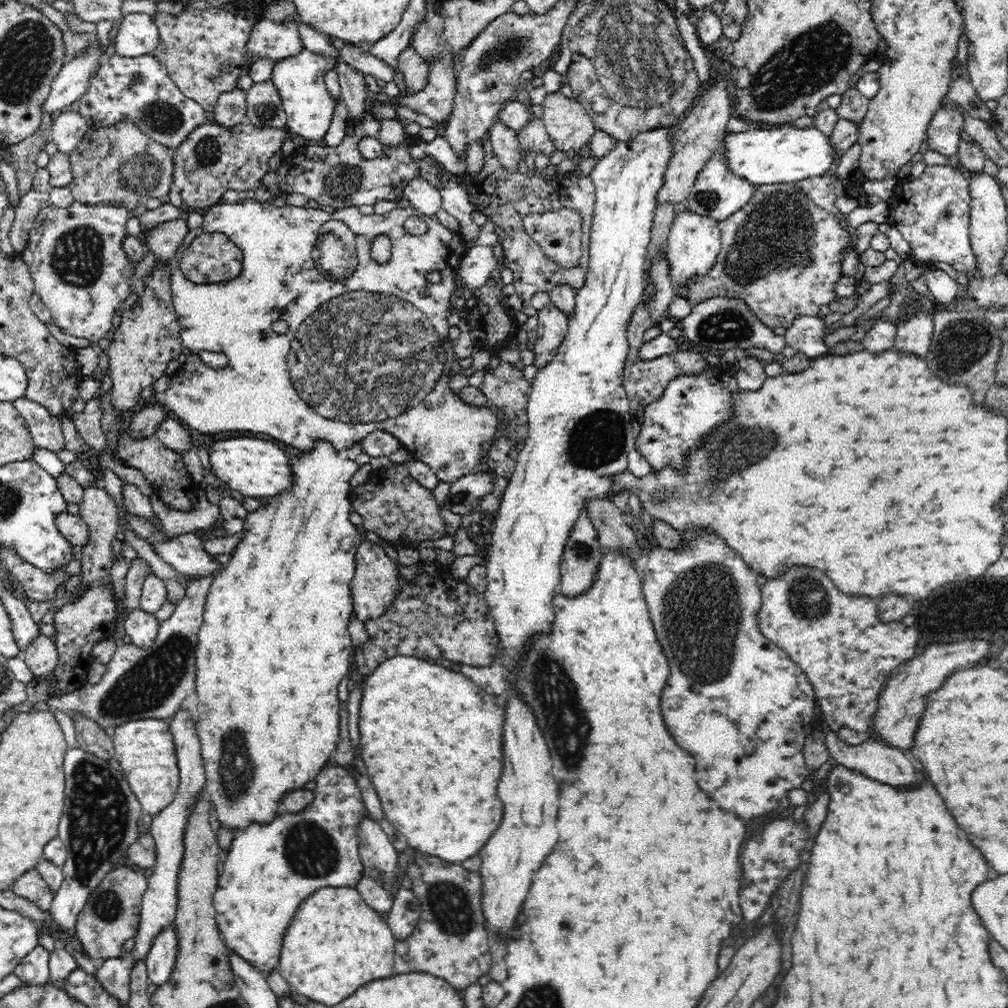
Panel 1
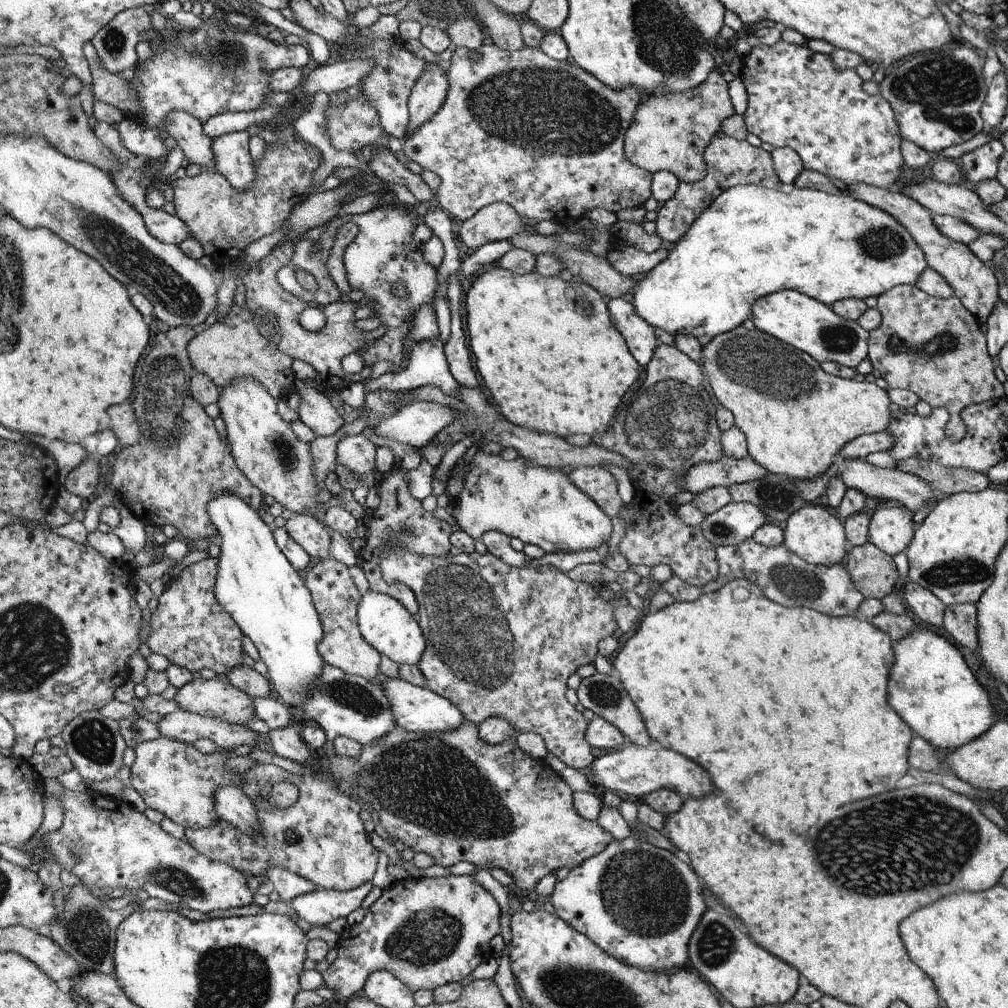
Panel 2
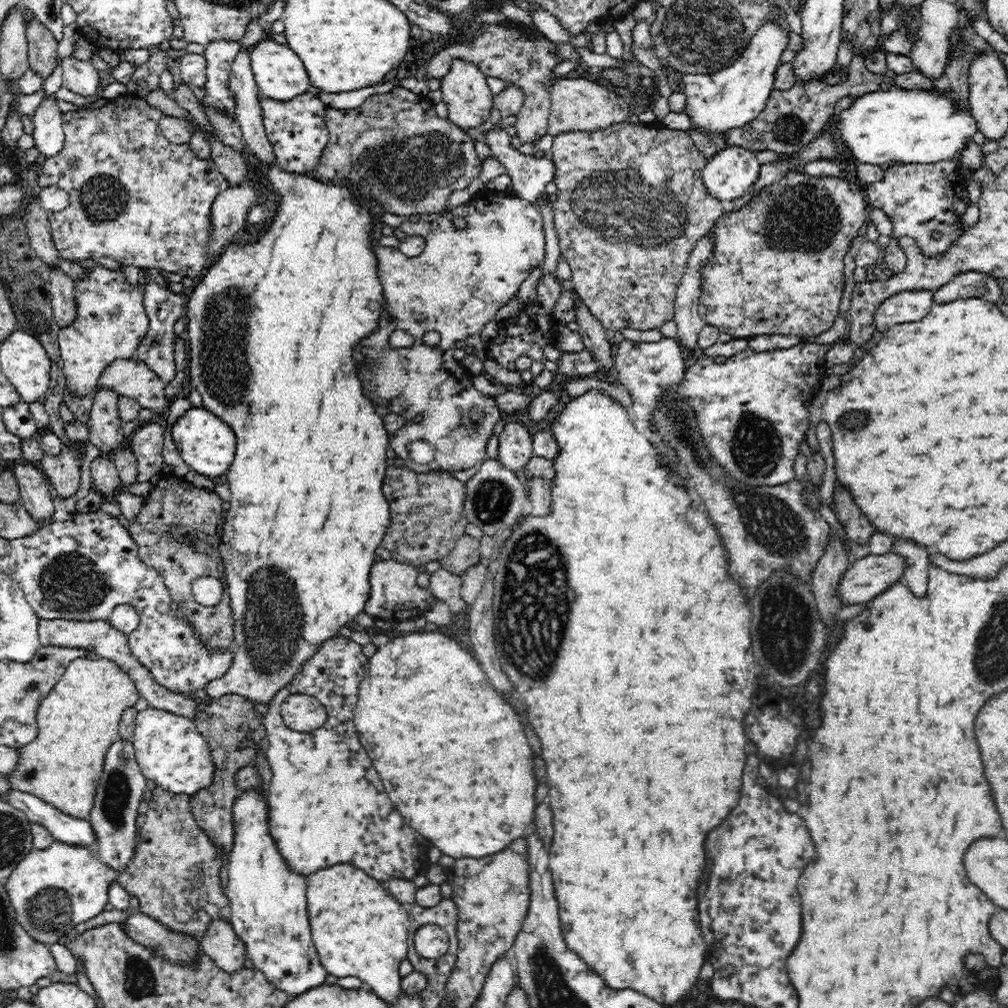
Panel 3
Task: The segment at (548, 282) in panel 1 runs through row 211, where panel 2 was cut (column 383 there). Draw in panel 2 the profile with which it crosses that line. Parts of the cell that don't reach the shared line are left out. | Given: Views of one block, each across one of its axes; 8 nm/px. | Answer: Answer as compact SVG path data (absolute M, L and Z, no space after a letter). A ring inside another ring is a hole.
M399 466L399 469L390 474L388 478L377 484L376 492L380 496L380 504L372 513L364 519L367 524L367 532L365 534L365 546L361 549L360 567L364 570L365 576L369 582L370 590L378 593L388 594L394 597L398 602L401 602L410 614L416 614L419 606L416 600L416 595L408 586L404 586L399 582L388 584L382 576L380 570L380 558L384 556L384 542L390 540L390 536L396 536L398 546L404 546L406 550L412 553L420 554L420 556L443 557L452 552L450 536L452 528L450 524L440 518L436 518L433 512L427 512L422 508L422 502L416 500L410 494L408 488L407 470Z

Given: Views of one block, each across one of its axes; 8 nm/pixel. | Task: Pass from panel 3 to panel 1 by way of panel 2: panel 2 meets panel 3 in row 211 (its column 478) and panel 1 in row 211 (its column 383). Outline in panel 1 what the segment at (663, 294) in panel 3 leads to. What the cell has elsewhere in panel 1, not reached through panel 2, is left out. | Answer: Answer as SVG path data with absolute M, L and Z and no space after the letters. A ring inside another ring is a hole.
M571 208L524 216L526 233L549 258L562 267L576 269L582 255L581 214Z

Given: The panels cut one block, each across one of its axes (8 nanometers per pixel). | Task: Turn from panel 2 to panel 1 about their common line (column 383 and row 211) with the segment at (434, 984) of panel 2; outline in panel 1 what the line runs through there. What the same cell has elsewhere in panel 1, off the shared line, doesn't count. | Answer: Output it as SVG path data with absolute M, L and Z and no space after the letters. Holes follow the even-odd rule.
M928 165L918 178L898 177L890 204L890 223L908 242L918 264L932 267L934 262L943 262L958 272L976 272L978 263L971 259L968 246L969 216L972 195L969 193L969 182L964 174L950 165Z

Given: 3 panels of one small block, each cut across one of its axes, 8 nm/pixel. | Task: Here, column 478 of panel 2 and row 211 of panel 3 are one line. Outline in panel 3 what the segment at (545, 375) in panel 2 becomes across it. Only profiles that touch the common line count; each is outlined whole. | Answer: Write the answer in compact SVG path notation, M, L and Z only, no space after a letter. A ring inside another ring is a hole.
M276 162L264 171L265 176L278 194L276 214L269 219L266 232L253 244L228 245L217 264L211 266L205 276L200 276L194 291L186 299L188 313L188 340L190 341L190 374L192 388L202 396L201 407L215 414L235 432L237 451L230 468L225 472L231 490L230 510L224 515L222 538L218 552L222 557L226 598L234 613L234 640L230 646L234 656L228 672L206 684L203 694L212 698L222 694L237 694L250 702L269 704L277 690L298 672L302 663L317 653L318 645L326 639L340 636L338 631L350 624L365 608L370 596L370 569L376 558L376 549L386 534L390 522L389 502L382 490L385 472L390 464L387 450L390 448L388 434L382 417L376 414L372 399L364 395L360 378L360 366L351 352L358 349L362 338L370 336L378 328L378 320L385 308L382 283L378 277L377 254L373 252L376 241L371 232L377 218L372 208L362 204L361 194L350 189L348 179L339 183L324 181L302 173L282 170Z

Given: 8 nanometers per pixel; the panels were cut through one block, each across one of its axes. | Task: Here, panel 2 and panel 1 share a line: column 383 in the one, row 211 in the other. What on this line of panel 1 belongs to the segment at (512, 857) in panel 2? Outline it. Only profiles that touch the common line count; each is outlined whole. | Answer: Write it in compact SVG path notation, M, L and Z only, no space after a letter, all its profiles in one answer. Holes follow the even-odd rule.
M795 183L786 184L766 184L762 186L756 186L752 198L746 202L740 210L736 210L734 214L731 214L726 220L722 220L719 223L720 235L721 235L721 252L718 254L716 263L712 266L711 270L702 274L702 276L696 276L688 286L682 286L682 288L675 287L675 294L679 297L688 299L693 305L700 302L708 300L708 298L716 298L722 296L723 298L736 298L746 303L754 315L764 323L764 325L774 329L776 326L783 326L788 328L792 326L794 319L801 316L813 316L816 317L818 314L819 306L827 306L828 304L834 302L837 298L834 286L837 280L844 276L842 273L842 262L843 262L843 249L855 248L854 242L849 240L849 234L844 227L840 225L840 220L838 220L835 215L832 215L827 210L823 208L818 208L807 194L796 188Z

